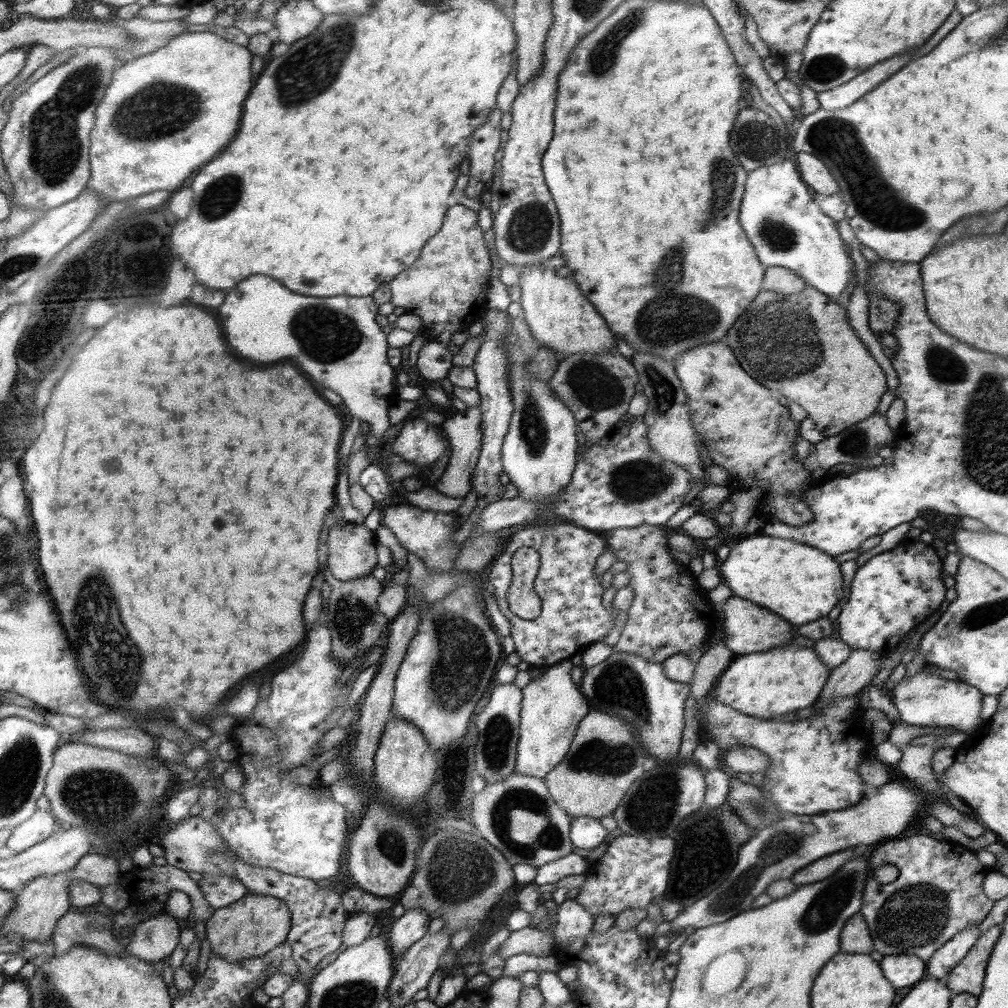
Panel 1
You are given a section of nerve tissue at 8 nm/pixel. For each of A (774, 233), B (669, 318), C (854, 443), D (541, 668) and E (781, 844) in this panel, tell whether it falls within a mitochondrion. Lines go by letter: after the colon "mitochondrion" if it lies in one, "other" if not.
A: mitochondrion
B: mitochondrion
C: mitochondrion
D: other
E: mitochondrion

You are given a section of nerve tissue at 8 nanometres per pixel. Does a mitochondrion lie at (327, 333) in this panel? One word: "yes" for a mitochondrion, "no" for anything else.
yes

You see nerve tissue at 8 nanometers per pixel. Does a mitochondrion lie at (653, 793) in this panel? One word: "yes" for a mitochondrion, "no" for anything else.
yes

